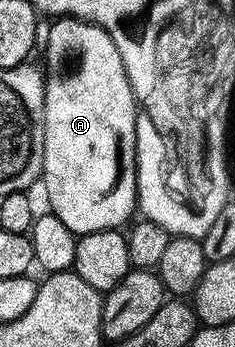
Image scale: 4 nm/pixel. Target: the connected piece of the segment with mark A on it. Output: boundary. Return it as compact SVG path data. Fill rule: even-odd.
M66 18L55 23L56 26L48 34L48 54L52 58L68 58L71 54L77 54L80 57L80 67L77 68L76 74L69 78L52 78L48 84L48 95L46 96L46 112L44 113L44 141L42 149L44 151L44 176L42 187L48 193L48 202L51 213L56 215L70 232L77 236L93 234L94 232L106 232L107 230L120 230L135 215L138 210L136 197L138 196L138 184L136 183L136 120L138 111L138 99L136 93L132 91L132 85L128 79L126 68L122 64L122 56L114 44L114 40L102 28L98 28L89 22L80 22L77 18Z

